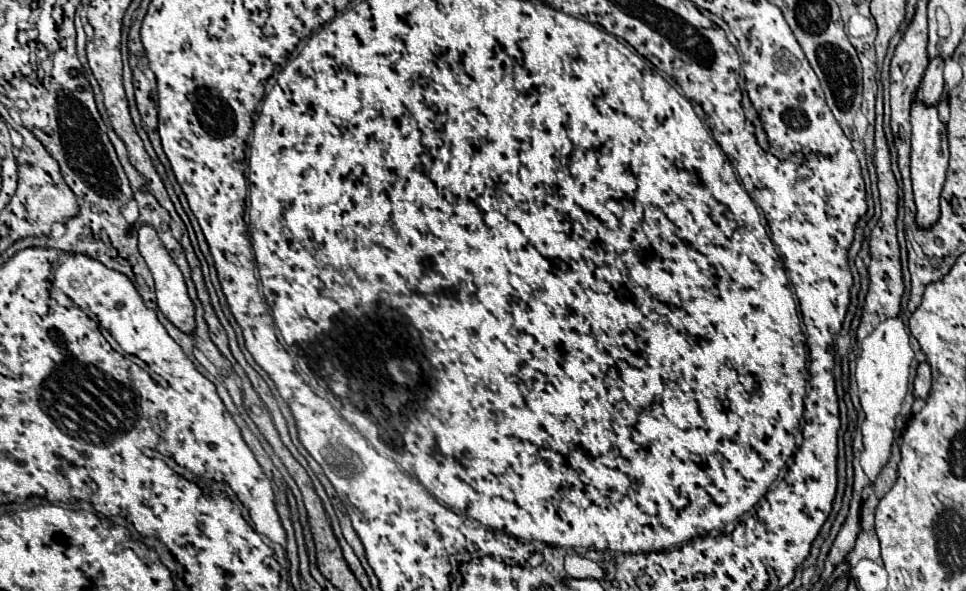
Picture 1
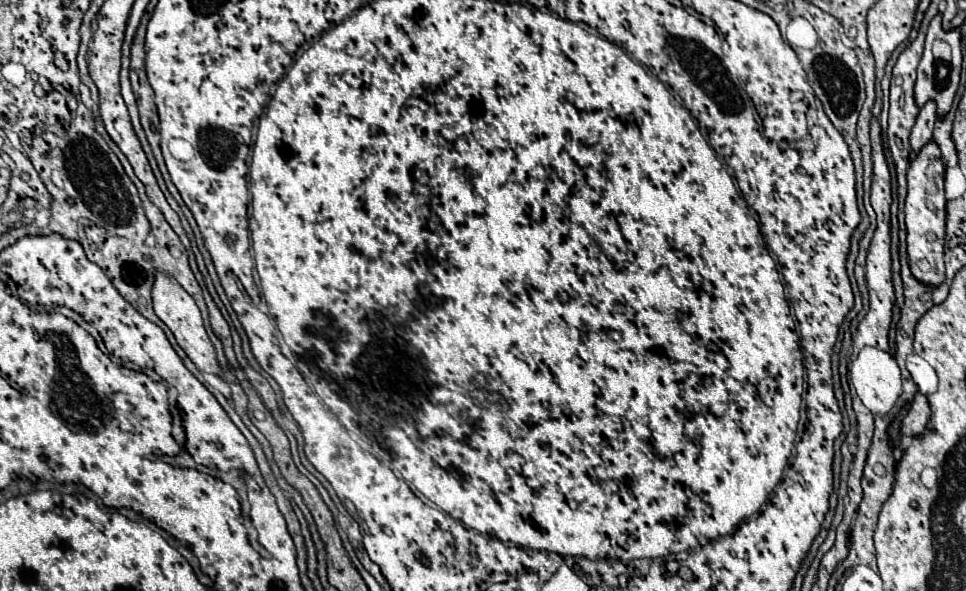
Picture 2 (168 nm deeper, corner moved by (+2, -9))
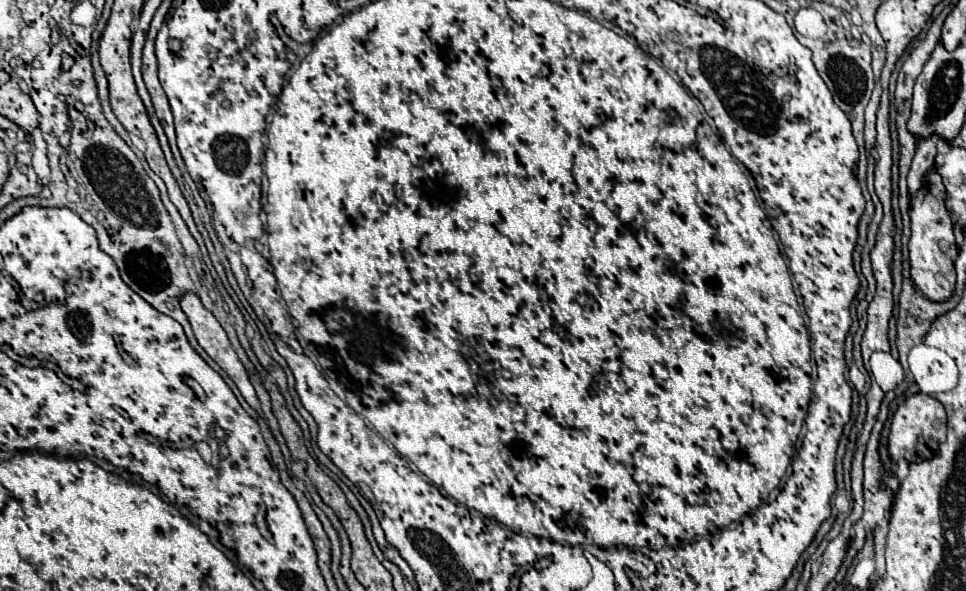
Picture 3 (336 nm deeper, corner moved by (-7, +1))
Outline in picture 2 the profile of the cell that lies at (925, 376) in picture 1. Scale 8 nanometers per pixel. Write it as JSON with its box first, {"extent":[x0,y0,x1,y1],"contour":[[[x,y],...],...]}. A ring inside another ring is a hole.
{"extent":[900,394,930,438],"contour":[[[916,394],[914,402],[908,408],[908,414],[904,416],[904,420],[900,422],[900,436],[902,438],[916,438],[922,436],[926,430],[926,424],[930,420],[930,406],[926,396]]]}

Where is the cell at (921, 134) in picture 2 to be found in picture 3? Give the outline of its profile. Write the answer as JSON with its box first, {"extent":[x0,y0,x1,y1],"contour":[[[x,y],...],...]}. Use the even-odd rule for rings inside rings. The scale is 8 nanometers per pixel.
{"extent":[907,134,939,196],"contour":[[[931,134],[927,138],[919,138],[919,142],[917,142],[917,152],[915,152],[913,166],[911,166],[911,172],[909,172],[909,178],[907,178],[911,196],[921,188],[923,174],[935,164],[937,142],[939,142],[939,136],[937,134]]]}

